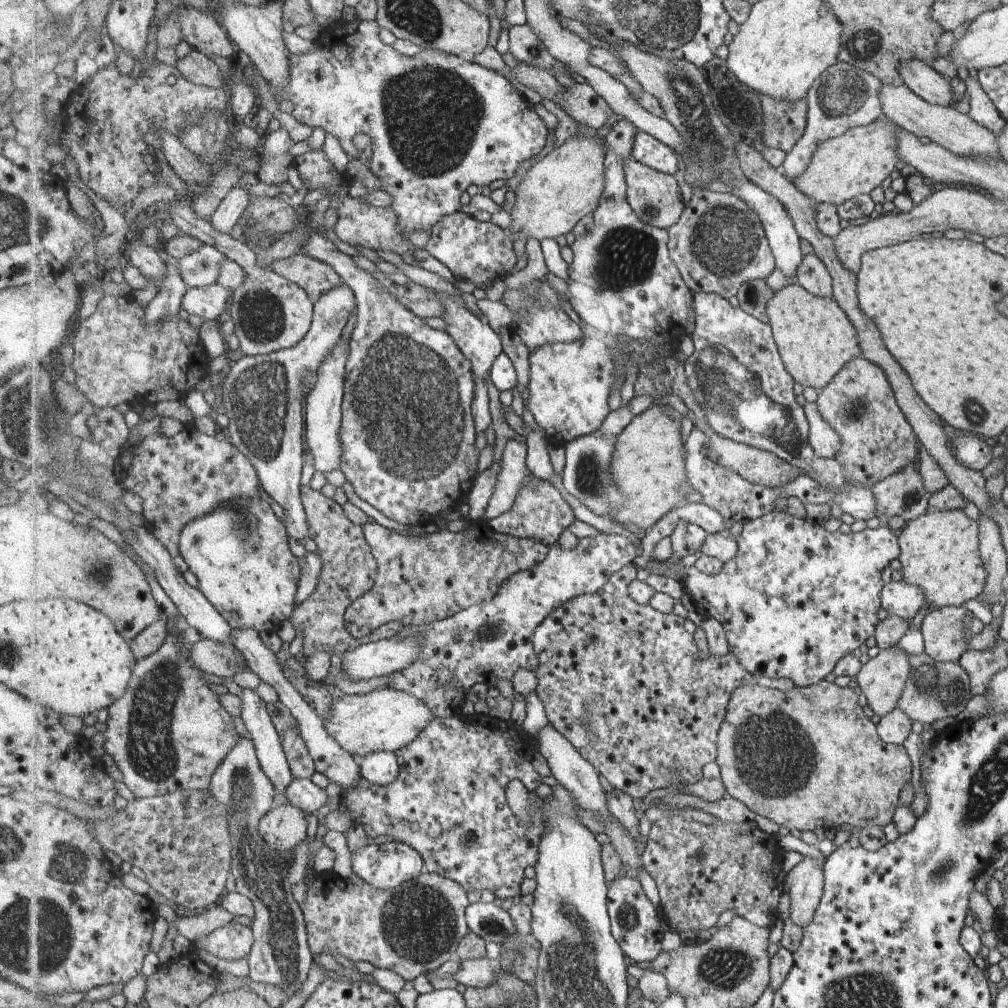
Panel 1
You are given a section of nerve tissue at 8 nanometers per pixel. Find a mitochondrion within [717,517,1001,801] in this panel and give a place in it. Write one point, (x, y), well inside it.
(947, 692)

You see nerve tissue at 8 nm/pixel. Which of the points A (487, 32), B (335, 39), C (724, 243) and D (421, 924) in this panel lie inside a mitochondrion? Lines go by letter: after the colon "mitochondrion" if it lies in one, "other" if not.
A: other
B: other
C: mitochondrion
D: mitochondrion

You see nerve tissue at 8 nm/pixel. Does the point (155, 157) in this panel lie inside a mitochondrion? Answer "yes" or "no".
no

